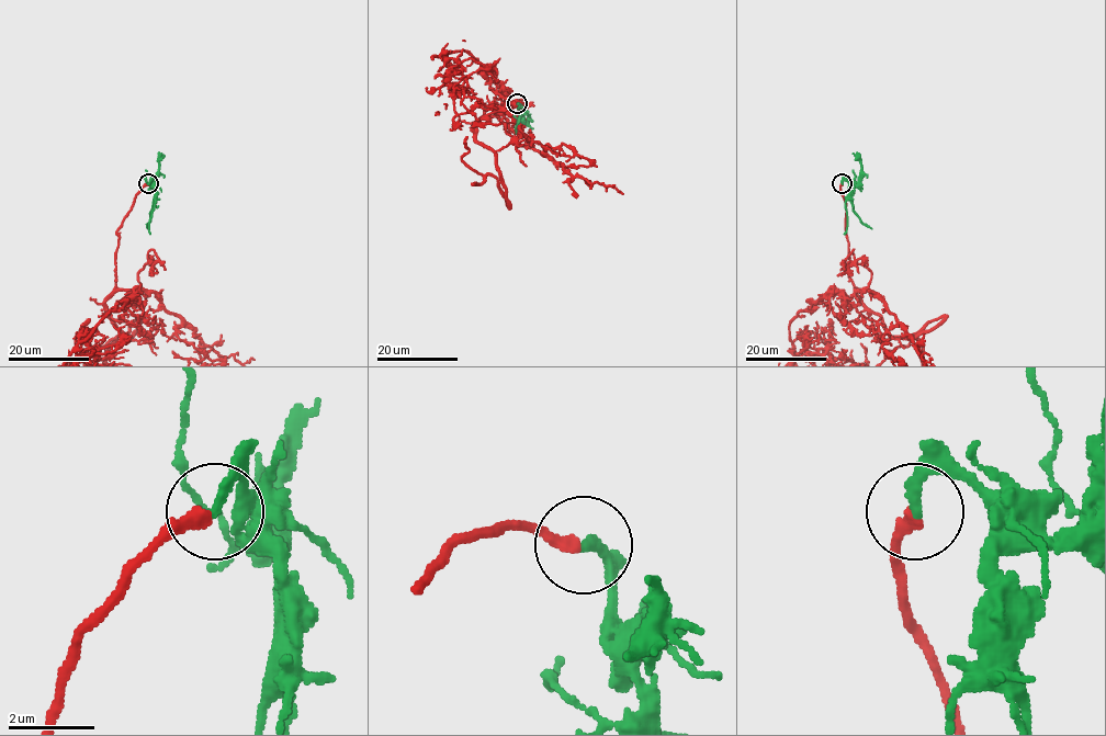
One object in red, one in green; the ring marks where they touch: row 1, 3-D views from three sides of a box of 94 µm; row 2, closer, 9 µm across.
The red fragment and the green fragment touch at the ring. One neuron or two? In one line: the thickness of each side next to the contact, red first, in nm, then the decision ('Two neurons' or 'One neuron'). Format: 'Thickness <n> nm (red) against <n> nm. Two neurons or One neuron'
Thickness 260 nm (red) against 200 nm. One neuron

